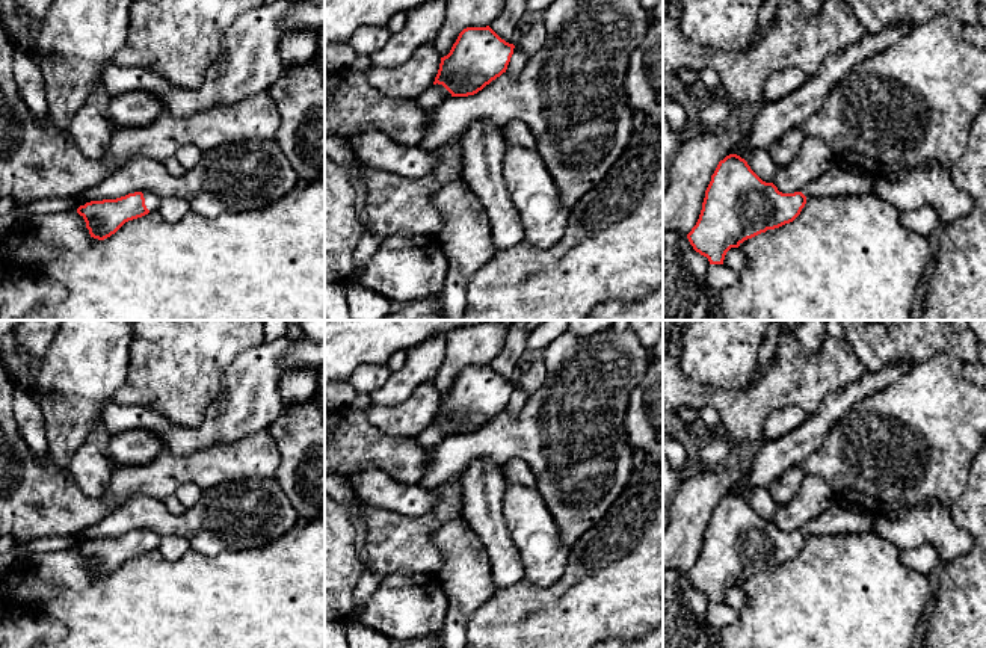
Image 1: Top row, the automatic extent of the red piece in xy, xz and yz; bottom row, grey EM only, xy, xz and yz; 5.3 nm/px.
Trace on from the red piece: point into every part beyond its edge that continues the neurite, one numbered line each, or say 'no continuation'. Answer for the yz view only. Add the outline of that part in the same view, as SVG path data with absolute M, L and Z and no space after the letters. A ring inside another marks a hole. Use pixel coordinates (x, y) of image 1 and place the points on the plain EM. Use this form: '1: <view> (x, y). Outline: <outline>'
1: yz (840, 518). Outline: M833 500L829 509L818 518L802 527L806 536L864 533L873 530L874 515Z

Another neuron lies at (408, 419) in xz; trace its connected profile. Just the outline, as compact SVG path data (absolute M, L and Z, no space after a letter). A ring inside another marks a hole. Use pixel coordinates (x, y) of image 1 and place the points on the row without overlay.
M432 382L418 385L411 397L394 406L370 405L367 417L381 432L397 437L417 437L433 423L441 394Z

